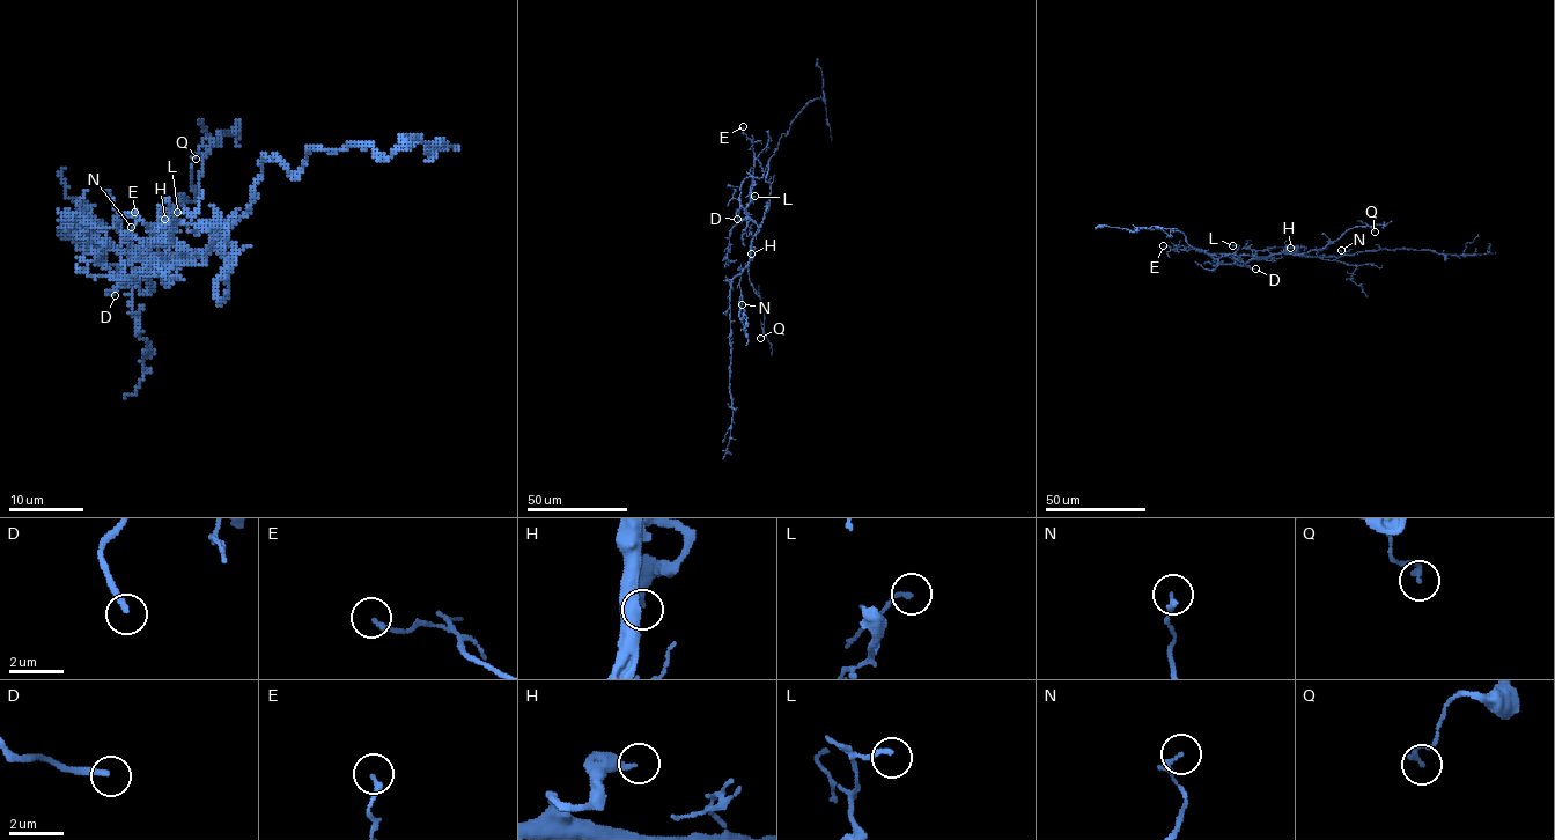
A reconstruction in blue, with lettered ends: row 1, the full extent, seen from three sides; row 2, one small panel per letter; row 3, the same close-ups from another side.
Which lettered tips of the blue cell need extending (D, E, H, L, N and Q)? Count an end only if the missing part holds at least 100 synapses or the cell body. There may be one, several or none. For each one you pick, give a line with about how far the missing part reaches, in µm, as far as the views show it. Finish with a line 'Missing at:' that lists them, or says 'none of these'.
D: 120 µm
Missing at: D

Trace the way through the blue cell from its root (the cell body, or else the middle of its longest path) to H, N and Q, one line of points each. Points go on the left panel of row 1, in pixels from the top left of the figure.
H: (189, 255), (164, 237), (163, 234), (168, 228), (176, 230), (164, 219)
N: (189, 255), (167, 240), (152, 240), (144, 247), (124, 251), (122, 258), (127, 264), (131, 262), (131, 227)
Q: (189, 255), (179, 245), (152, 236), (179, 203), (198, 196), (209, 138), (196, 159)

